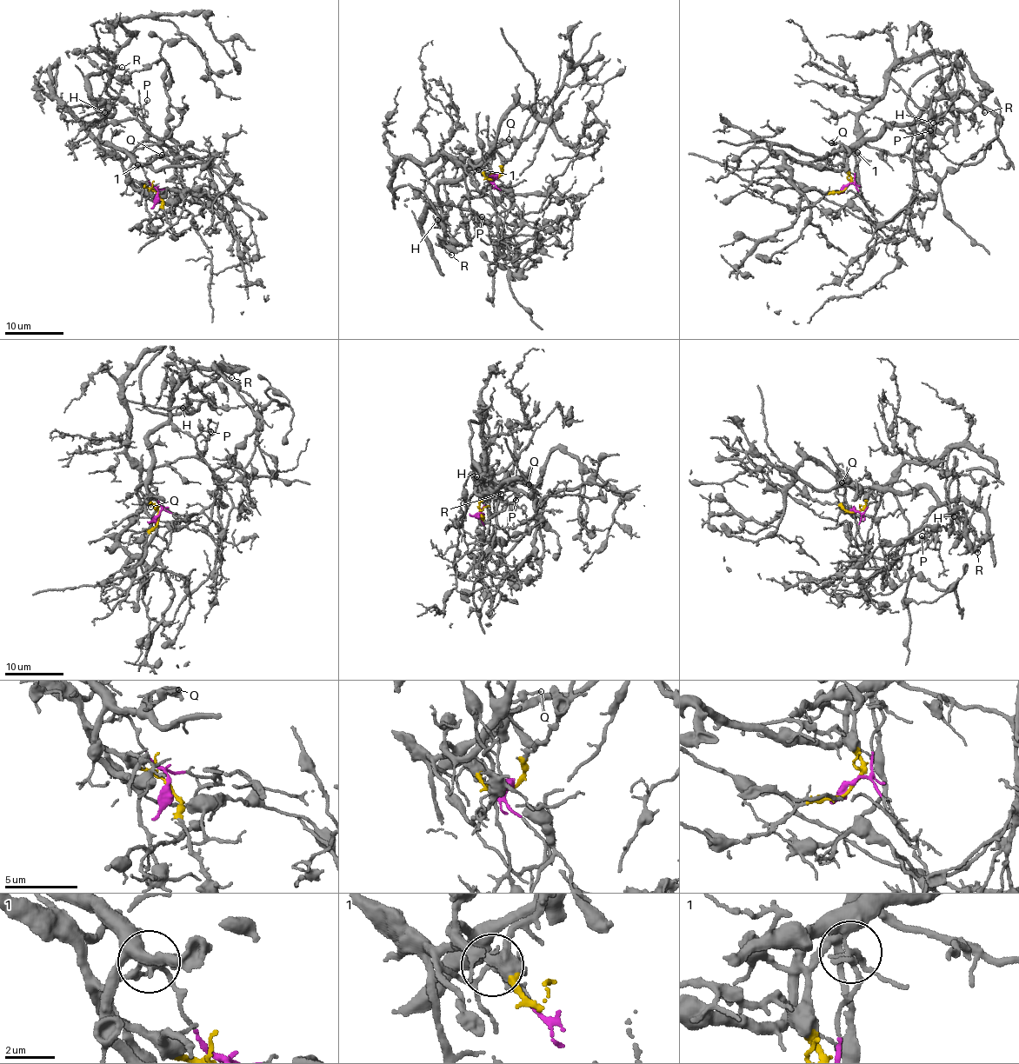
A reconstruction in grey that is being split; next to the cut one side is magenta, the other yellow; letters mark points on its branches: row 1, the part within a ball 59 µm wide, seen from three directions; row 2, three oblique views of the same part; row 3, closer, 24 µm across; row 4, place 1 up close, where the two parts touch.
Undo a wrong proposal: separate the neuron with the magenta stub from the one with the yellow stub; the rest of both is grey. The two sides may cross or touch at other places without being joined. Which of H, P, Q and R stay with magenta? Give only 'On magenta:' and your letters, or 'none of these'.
On magenta: P, Q

